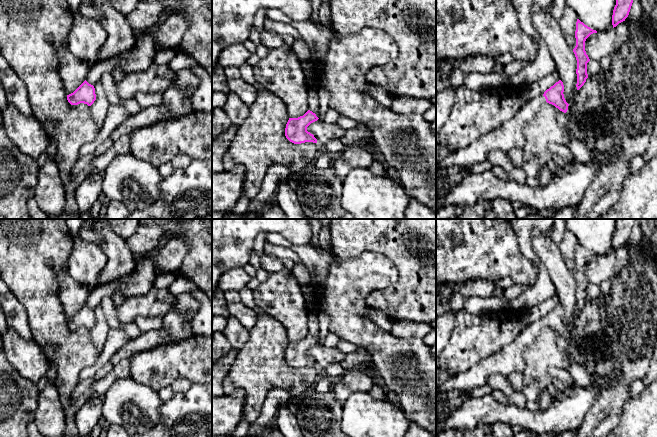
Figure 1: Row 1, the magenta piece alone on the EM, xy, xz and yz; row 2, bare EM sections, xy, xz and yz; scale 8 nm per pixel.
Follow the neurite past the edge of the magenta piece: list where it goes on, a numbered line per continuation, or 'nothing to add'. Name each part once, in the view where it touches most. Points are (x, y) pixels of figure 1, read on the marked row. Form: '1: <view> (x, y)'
1: yz (508, 135)

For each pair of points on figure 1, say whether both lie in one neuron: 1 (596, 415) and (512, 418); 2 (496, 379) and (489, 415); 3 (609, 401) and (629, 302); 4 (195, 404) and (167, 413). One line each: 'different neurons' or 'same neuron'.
1: different neurons
2: different neurons
3: same neuron
4: same neuron

